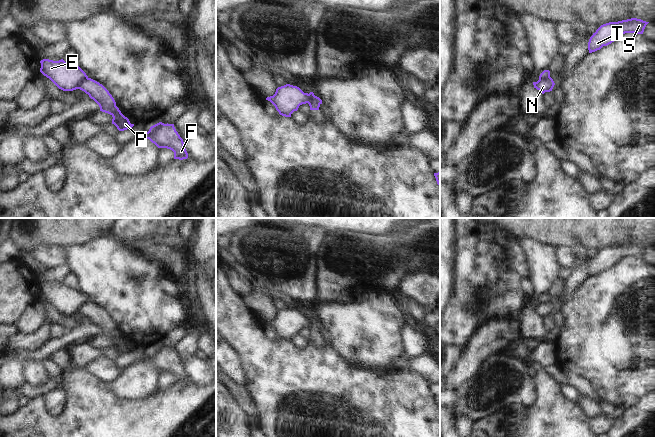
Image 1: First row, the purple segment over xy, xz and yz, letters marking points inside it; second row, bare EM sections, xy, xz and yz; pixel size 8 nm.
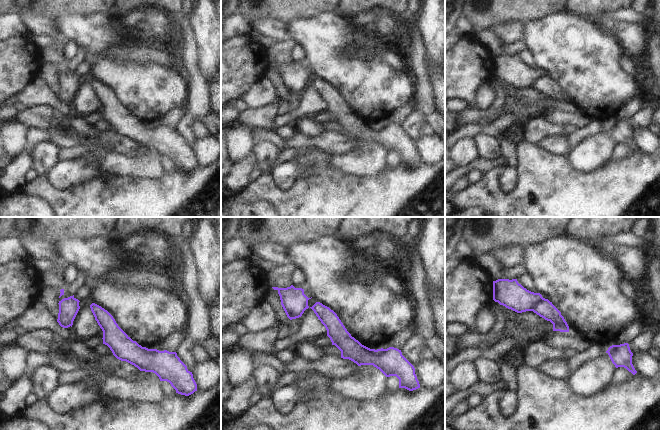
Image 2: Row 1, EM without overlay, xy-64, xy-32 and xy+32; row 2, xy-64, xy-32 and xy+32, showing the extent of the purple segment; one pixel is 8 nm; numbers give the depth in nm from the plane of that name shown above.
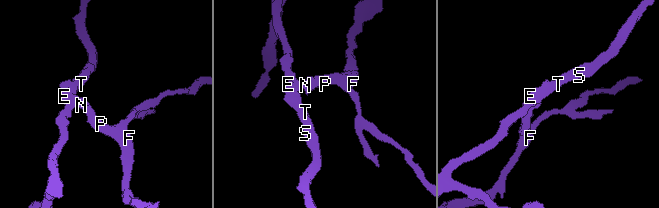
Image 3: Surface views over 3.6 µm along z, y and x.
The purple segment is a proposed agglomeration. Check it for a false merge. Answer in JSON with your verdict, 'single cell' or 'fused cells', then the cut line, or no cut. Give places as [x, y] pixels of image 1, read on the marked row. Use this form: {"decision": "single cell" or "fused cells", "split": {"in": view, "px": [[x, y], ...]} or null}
{"decision": "fused cells", "split": {"in": "xy", "px": [[87, 77], [80, 83], [78, 88]]}}

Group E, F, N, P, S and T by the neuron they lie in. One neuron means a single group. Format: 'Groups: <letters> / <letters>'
Groups: E S T / F N P

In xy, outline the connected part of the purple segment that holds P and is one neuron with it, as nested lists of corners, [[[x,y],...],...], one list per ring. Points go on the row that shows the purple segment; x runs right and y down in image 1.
[[[85,78],[80,83],[80,90],[84,91],[93,99],[100,107],[100,111],[110,114],[112,124],[114,124],[119,131],[130,129],[134,126],[129,119],[125,117],[119,108],[116,106],[116,102],[109,91],[99,82]]]

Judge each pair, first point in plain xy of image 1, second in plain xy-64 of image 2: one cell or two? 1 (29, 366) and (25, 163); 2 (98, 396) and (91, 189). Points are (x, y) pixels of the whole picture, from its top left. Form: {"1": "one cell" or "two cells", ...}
{"1": "two cells", "2": "one cell"}

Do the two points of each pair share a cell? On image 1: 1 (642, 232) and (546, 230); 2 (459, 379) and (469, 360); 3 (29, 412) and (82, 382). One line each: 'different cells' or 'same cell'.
1: same cell
2: same cell
3: same cell

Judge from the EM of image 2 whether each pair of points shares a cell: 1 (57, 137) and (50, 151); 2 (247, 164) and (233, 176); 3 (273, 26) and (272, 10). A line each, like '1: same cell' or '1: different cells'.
1: different cells
2: same cell
3: different cells

